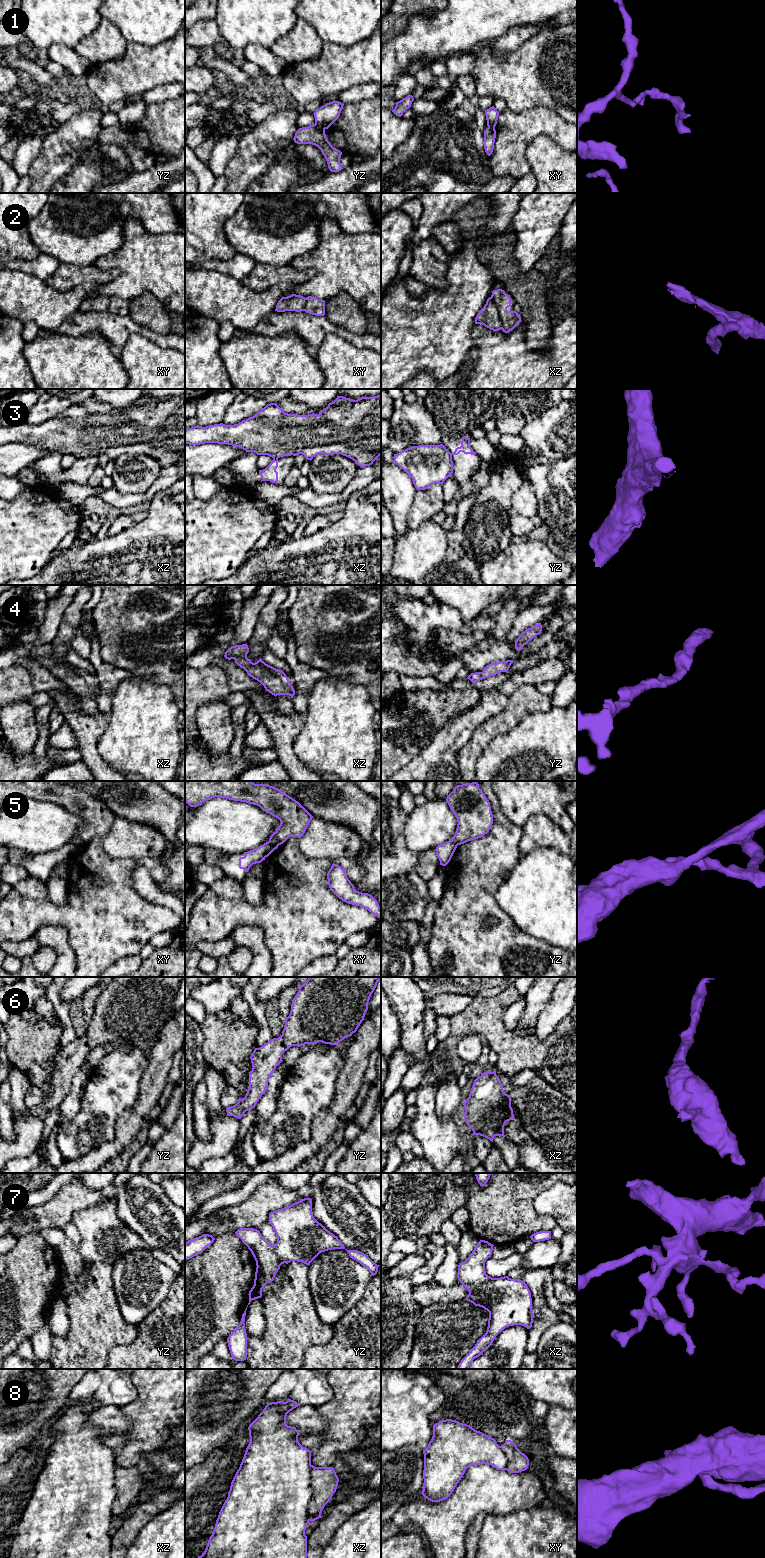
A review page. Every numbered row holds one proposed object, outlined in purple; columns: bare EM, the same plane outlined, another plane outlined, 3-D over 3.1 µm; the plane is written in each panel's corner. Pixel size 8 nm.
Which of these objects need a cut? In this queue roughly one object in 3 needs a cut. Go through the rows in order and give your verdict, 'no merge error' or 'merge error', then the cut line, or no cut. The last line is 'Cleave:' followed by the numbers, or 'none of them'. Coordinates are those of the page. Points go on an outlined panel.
1: merge error; cut yz (315, 123), (324, 130)
2: merge error; cut xz (490, 297), (498, 310), (501, 328)
3: merge error; cut xz (273, 458), (277, 459)
4: no merge error; cut none
5: merge error; cut xy (268, 841), (278, 845)
6: no merge error; cut none
7: no merge error; cut none
8: merge error; cut xz (311, 1465), (310, 1487), (312, 1495), (307, 1507), (309, 1520)
Cleave: 1, 2, 3, 5, 8

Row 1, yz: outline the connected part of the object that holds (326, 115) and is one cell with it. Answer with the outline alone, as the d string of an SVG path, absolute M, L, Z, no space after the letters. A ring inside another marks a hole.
M339 101L326 103L317 109L313 114L315 124L321 128L328 129L340 116L344 104Z

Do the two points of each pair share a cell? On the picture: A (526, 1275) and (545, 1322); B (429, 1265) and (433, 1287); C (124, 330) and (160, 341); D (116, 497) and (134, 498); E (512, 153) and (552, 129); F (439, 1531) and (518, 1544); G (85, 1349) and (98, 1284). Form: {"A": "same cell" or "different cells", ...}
{"A": "same cell", "B": "different cells", "C": "same cell", "D": "same cell", "E": "same cell", "F": "different cells", "G": "same cell"}

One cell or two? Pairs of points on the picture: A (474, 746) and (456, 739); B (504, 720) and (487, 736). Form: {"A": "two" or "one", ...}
{"A": "two", "B": "one"}

